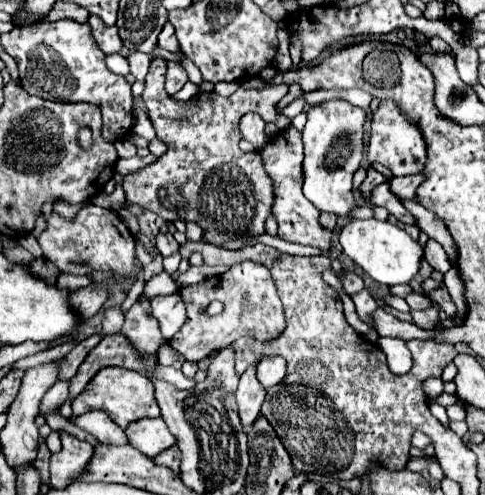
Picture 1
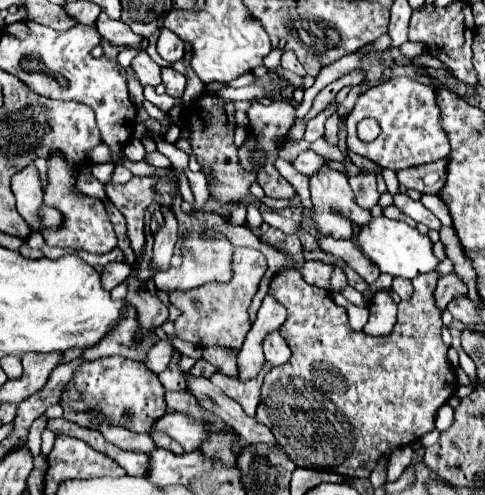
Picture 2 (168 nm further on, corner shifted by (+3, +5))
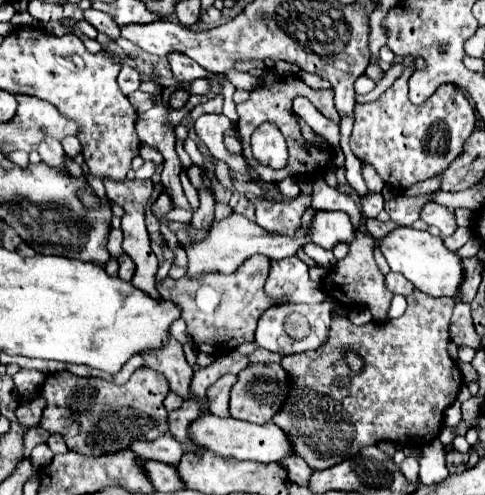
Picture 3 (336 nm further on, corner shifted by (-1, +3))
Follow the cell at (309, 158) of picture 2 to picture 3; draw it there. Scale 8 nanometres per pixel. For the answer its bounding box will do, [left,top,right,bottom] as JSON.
[354,75,376,94]

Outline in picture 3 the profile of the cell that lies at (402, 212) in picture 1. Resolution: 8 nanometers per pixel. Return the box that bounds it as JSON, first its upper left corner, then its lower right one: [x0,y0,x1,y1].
[420,202,458,236]

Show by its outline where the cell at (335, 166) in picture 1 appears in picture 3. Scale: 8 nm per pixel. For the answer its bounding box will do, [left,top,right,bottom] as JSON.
[366,220,400,240]

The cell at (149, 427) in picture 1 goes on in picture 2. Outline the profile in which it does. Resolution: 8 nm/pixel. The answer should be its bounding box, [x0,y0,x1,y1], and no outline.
[152,412,208,452]

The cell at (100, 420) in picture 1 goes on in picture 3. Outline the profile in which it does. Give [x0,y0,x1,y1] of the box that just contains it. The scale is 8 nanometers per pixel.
[130,434,184,464]

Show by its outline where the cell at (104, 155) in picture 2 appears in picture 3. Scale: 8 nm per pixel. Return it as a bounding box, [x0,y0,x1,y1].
[62,136,80,158]

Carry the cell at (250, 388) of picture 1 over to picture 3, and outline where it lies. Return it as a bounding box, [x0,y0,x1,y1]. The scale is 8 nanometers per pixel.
[264,256,326,304]

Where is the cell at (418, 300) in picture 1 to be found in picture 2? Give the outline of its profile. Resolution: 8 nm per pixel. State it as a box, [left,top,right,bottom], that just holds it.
[392,278,412,300]

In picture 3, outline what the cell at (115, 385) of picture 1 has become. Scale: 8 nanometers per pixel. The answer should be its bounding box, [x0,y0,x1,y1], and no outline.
[40,366,168,456]

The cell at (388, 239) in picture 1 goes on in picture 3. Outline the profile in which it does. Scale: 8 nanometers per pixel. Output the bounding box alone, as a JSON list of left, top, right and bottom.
[380,226,464,302]

